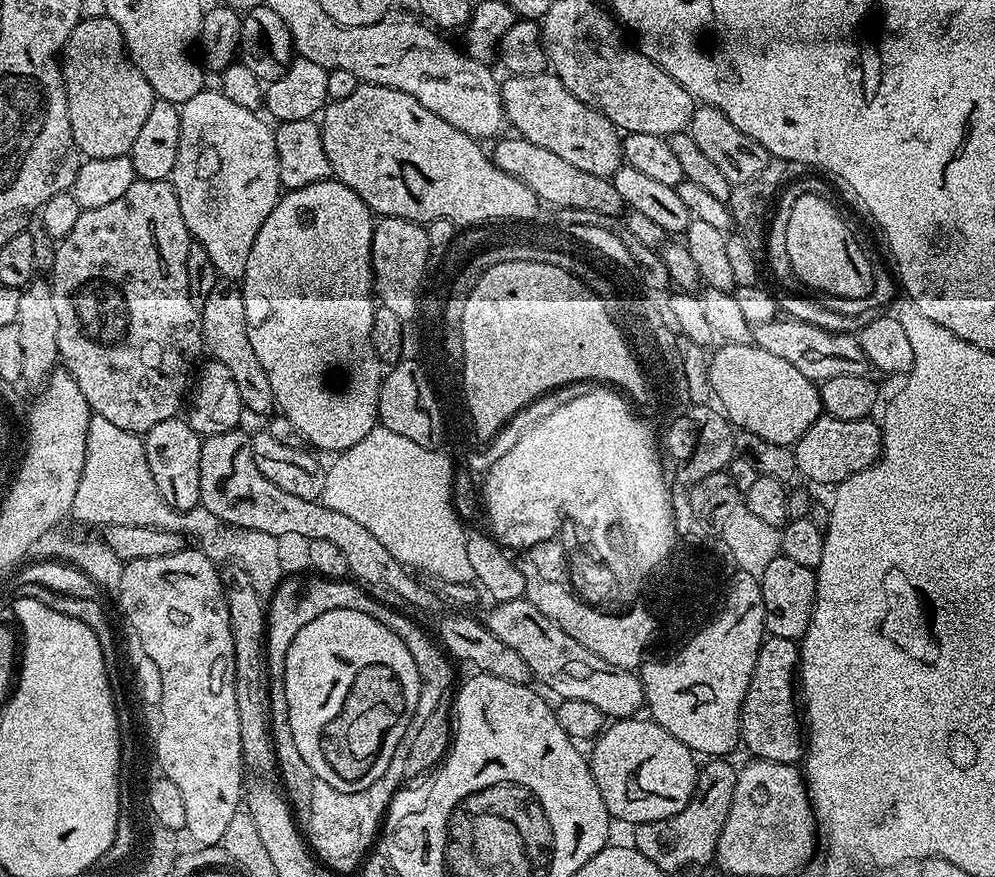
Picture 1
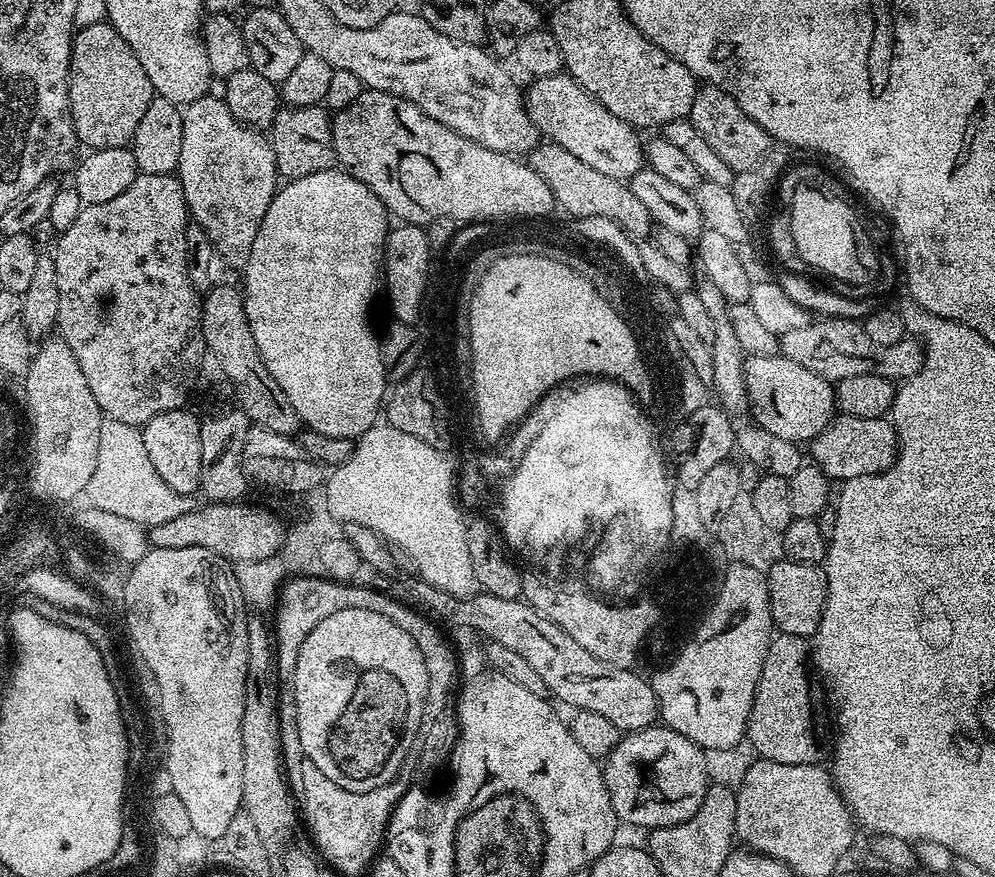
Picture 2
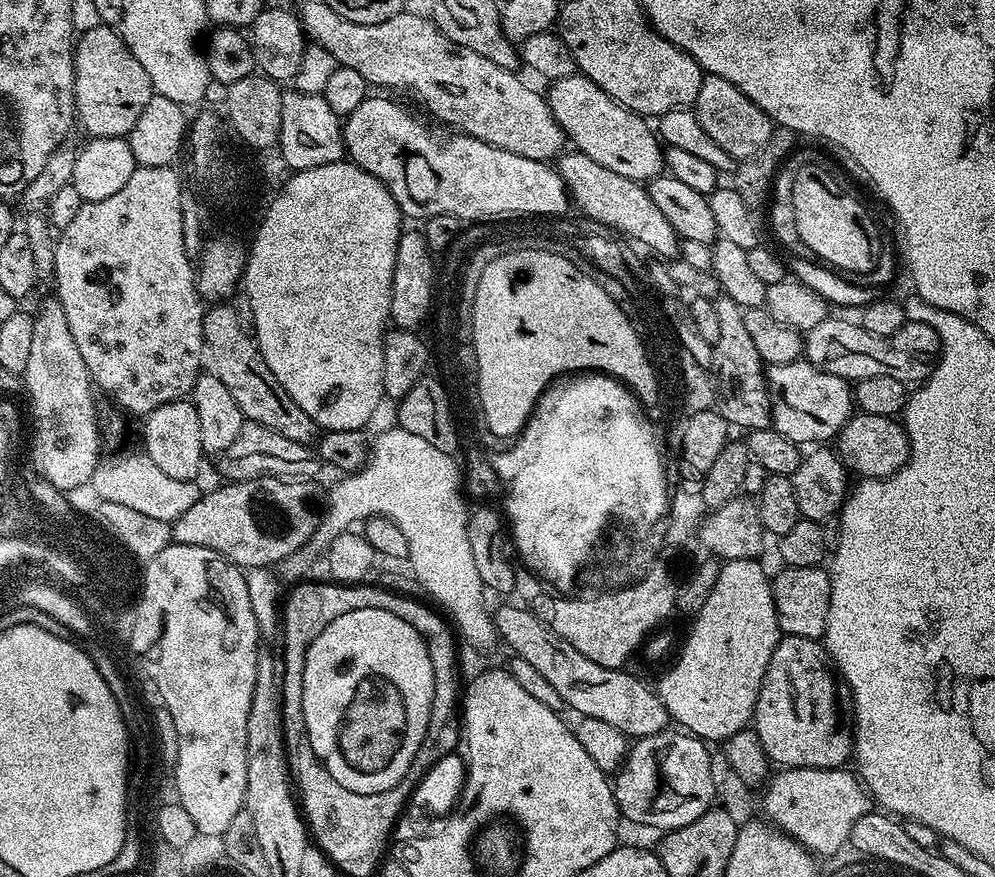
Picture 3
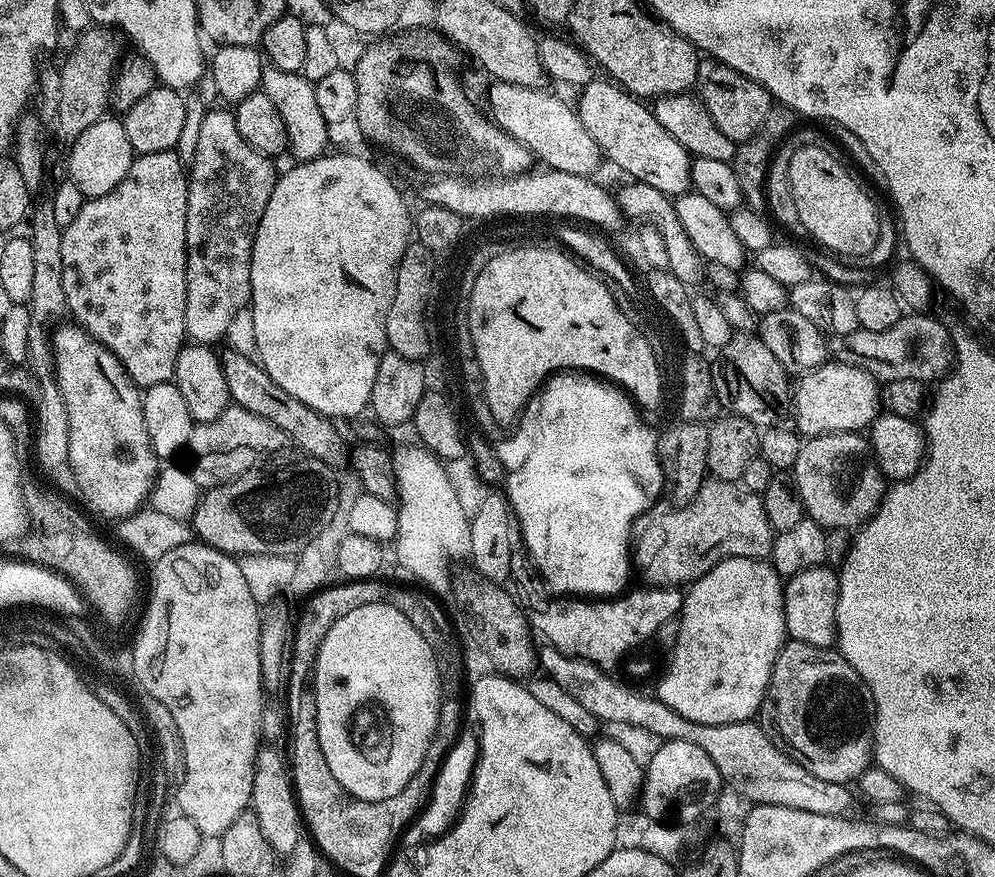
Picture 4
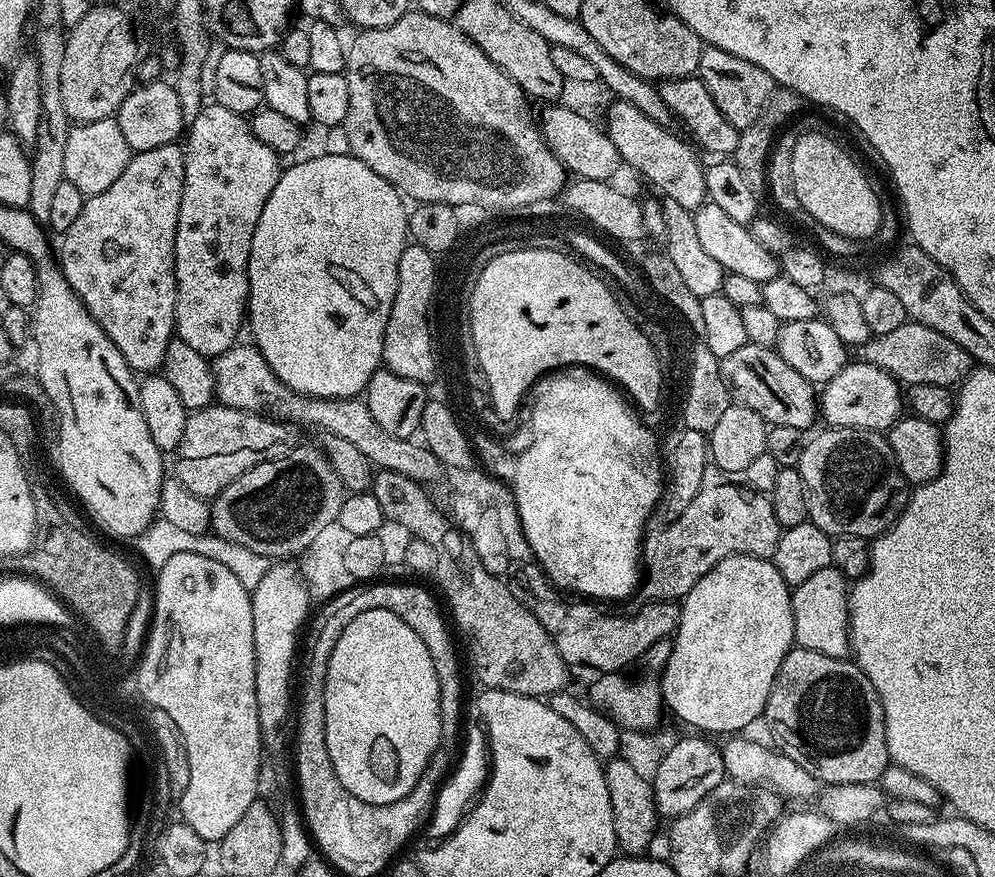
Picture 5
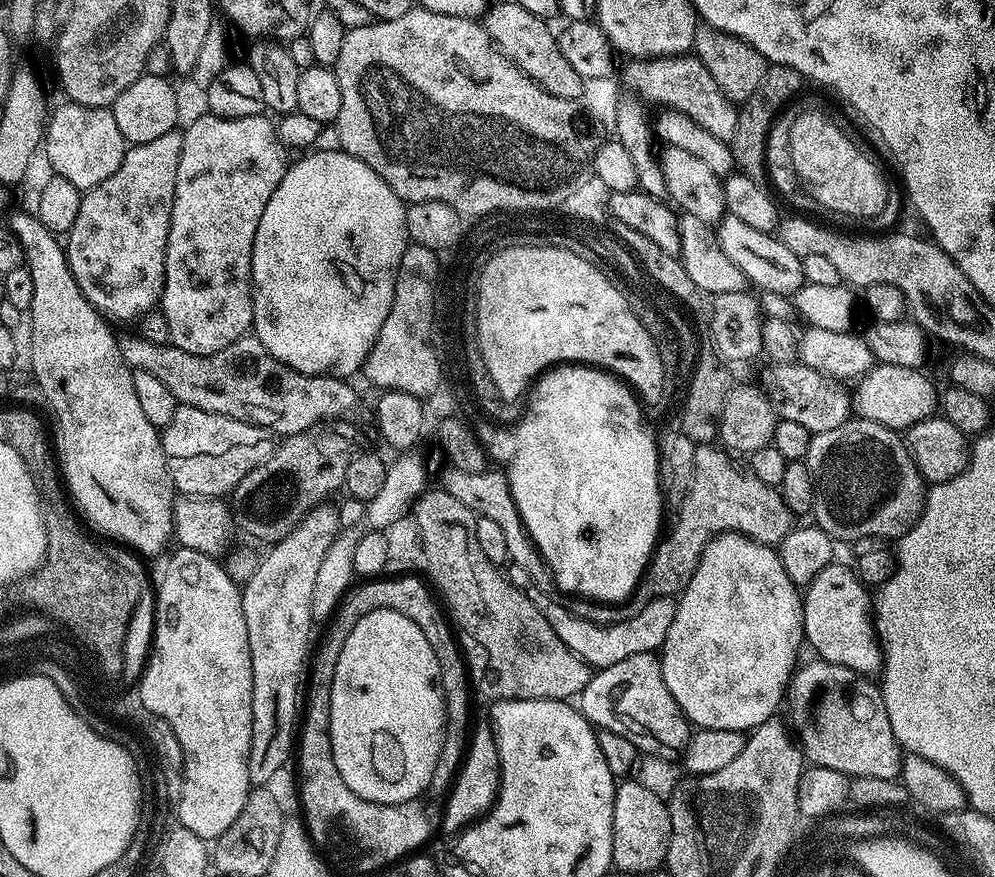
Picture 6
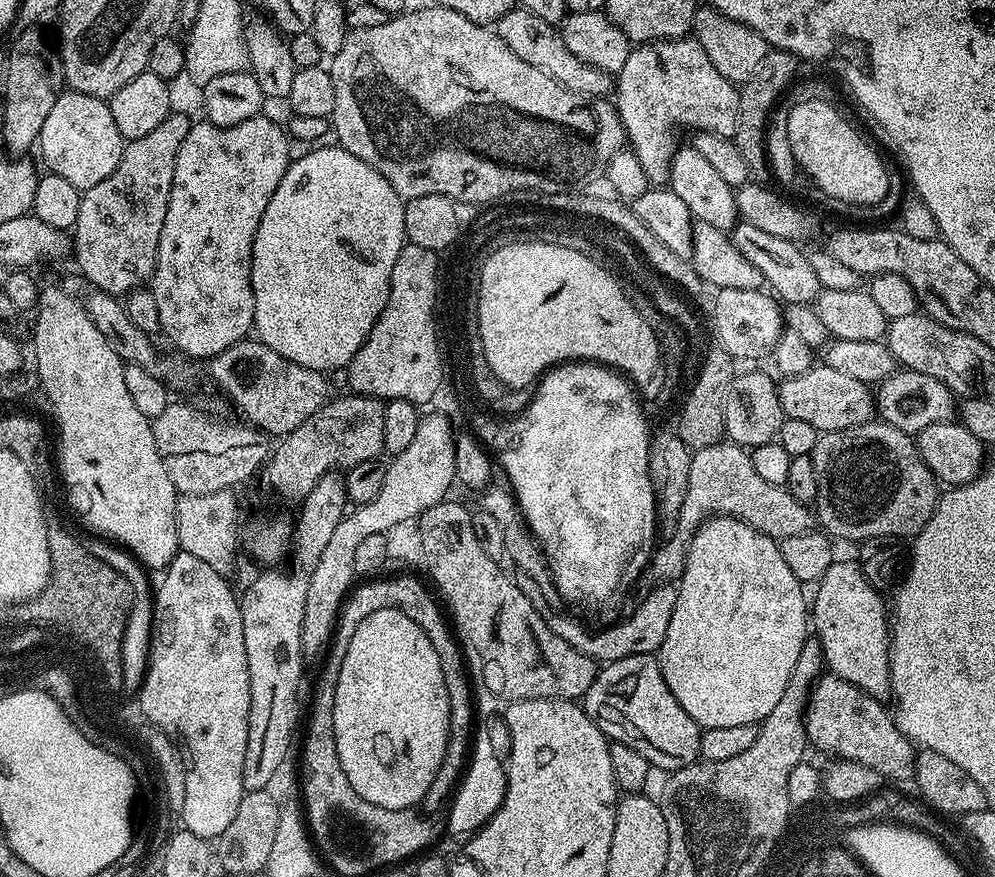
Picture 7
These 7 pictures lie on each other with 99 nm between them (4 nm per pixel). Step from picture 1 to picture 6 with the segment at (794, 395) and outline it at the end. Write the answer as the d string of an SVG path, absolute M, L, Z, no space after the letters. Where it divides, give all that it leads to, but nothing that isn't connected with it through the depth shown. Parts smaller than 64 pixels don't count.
M877 363L855 381L850 392L850 408L861 420L878 422L887 428L907 430L929 419L938 408L938 388L919 368Z

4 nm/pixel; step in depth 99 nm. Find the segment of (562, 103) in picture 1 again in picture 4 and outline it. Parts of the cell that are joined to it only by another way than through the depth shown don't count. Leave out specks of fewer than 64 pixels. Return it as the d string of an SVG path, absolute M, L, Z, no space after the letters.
M594 78L579 89L580 101L575 101L576 113L582 126L590 130L590 138L598 142L601 157L625 172L625 177L646 182L654 190L662 190L674 198L689 191L692 186L690 166L692 157L678 141L654 118L645 101L625 92L619 84L608 78Z

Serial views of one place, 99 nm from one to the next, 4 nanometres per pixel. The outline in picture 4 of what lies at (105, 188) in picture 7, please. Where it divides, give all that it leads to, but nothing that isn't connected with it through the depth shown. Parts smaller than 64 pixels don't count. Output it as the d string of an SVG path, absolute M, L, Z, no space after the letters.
M175 150L139 154L133 159L130 170L126 170L126 178L110 190L110 194L93 196L85 199L82 211L70 226L62 230L62 290L66 290L68 312L75 323L83 328L93 340L106 347L116 356L133 384L141 390L147 390L159 384L169 383L175 377L176 363L186 343L186 266L188 251L186 250L186 206L188 205L188 175L186 167L179 160Z

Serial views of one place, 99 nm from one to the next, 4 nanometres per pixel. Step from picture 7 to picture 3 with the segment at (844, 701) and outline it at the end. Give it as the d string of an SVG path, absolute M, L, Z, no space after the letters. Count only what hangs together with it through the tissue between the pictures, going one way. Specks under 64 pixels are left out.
M786 635L777 640L760 683L760 693L750 721L773 765L780 764L776 766L784 768L839 768L849 763L854 752L854 720L849 713L848 716L844 713L840 705L840 692L836 689L838 680L829 664L823 643Z

